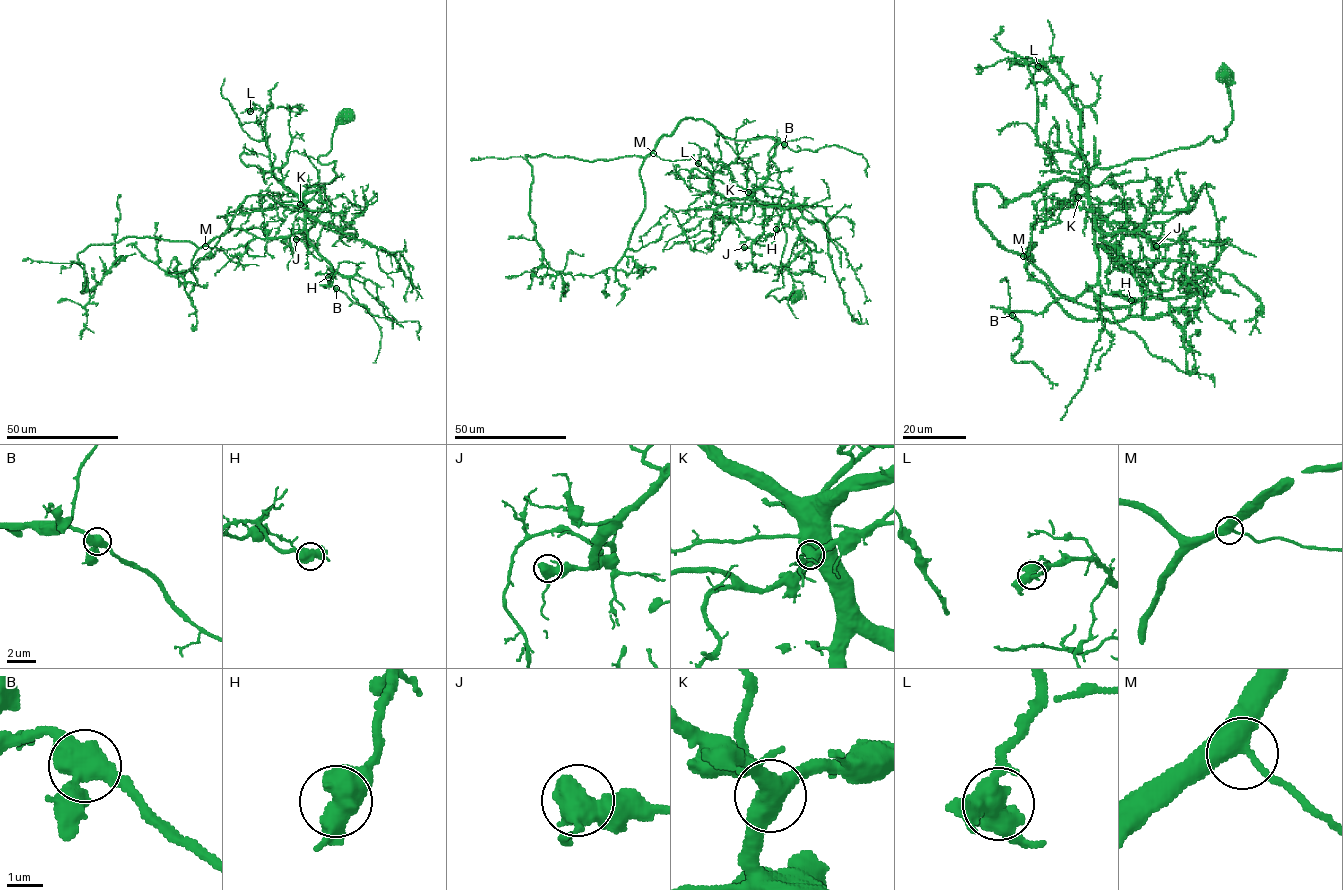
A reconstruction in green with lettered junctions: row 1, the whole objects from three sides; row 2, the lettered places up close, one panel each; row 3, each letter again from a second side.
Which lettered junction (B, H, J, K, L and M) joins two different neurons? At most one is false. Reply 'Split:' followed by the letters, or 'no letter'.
Split: no letter

